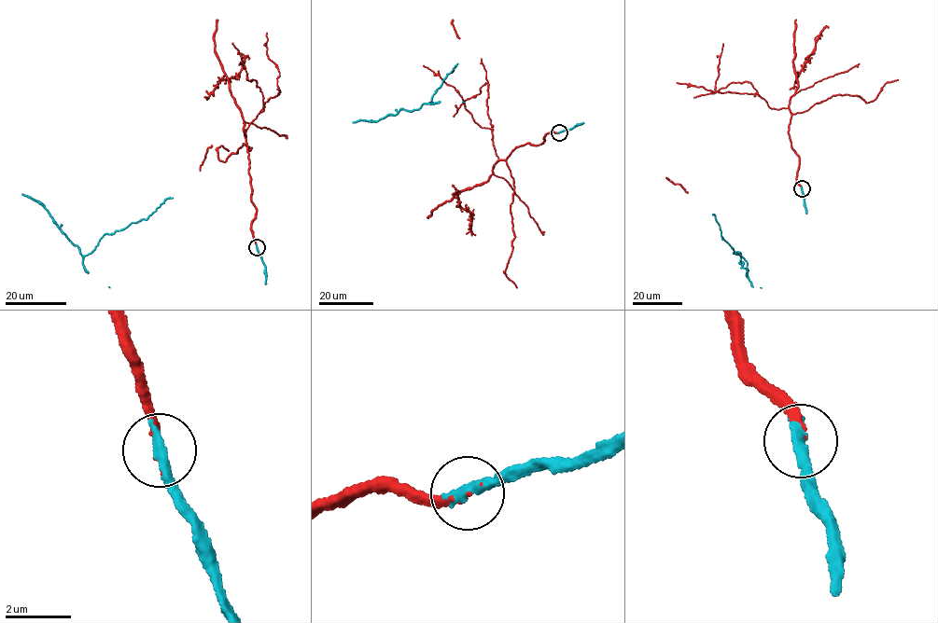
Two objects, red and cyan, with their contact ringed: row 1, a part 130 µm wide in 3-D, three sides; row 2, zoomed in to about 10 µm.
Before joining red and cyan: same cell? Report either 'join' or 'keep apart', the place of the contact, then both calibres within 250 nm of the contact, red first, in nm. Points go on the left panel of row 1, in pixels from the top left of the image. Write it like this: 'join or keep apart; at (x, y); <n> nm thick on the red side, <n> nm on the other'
join; at (257, 247); 170 nm thick on the red side, 400 nm on the other

